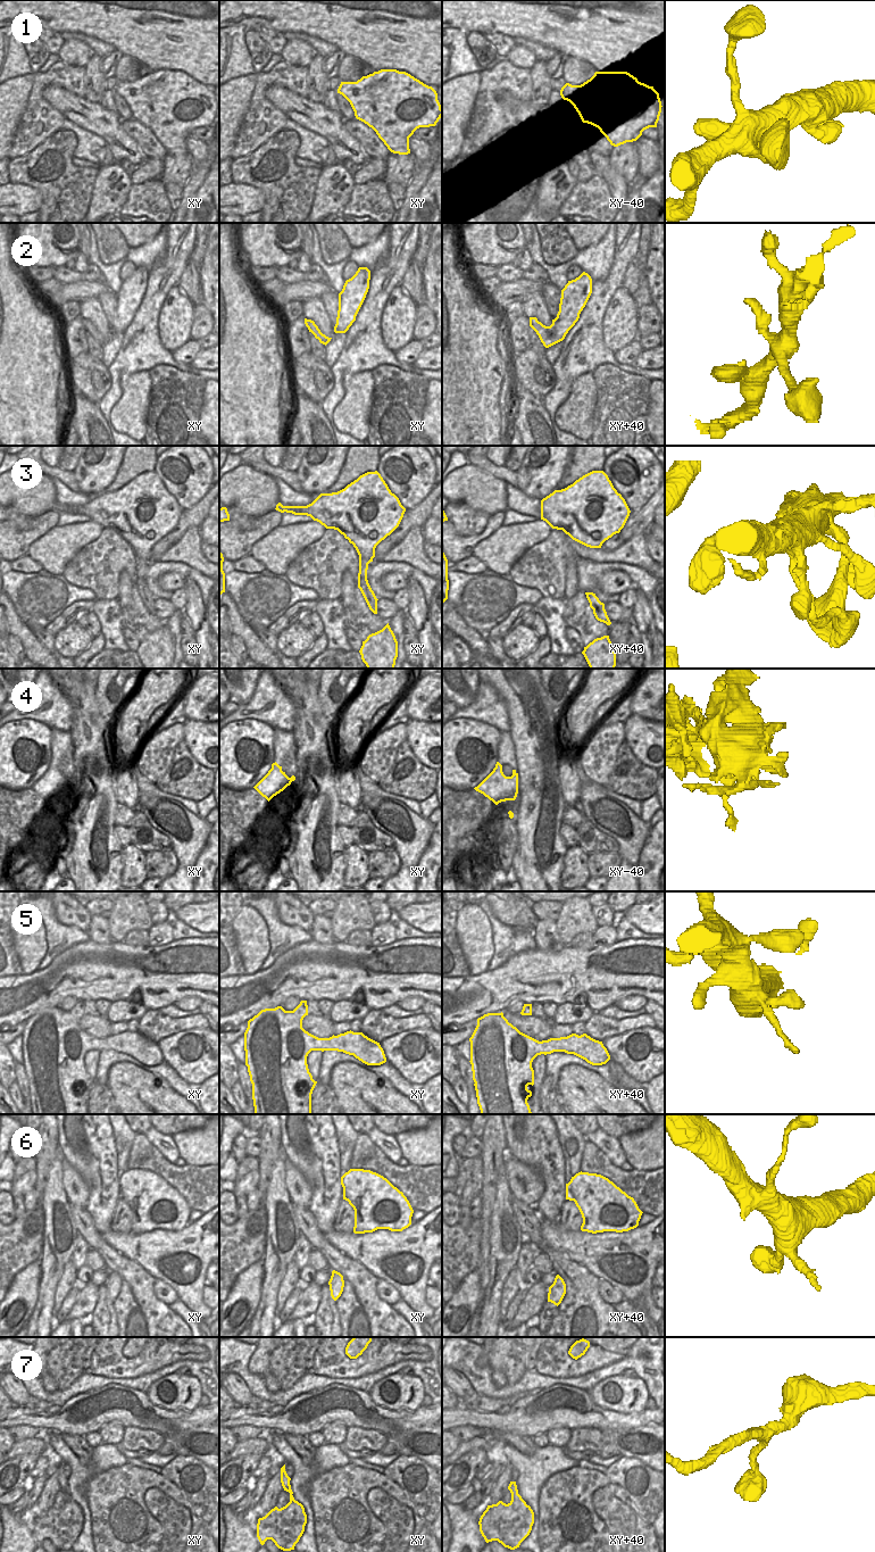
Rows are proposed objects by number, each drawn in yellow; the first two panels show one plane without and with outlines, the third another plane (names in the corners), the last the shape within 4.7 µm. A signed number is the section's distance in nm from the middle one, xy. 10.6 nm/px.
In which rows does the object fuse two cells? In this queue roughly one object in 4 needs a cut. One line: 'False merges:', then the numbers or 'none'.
False merges: 4

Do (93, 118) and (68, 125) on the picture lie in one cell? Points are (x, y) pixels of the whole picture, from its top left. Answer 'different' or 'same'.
different

